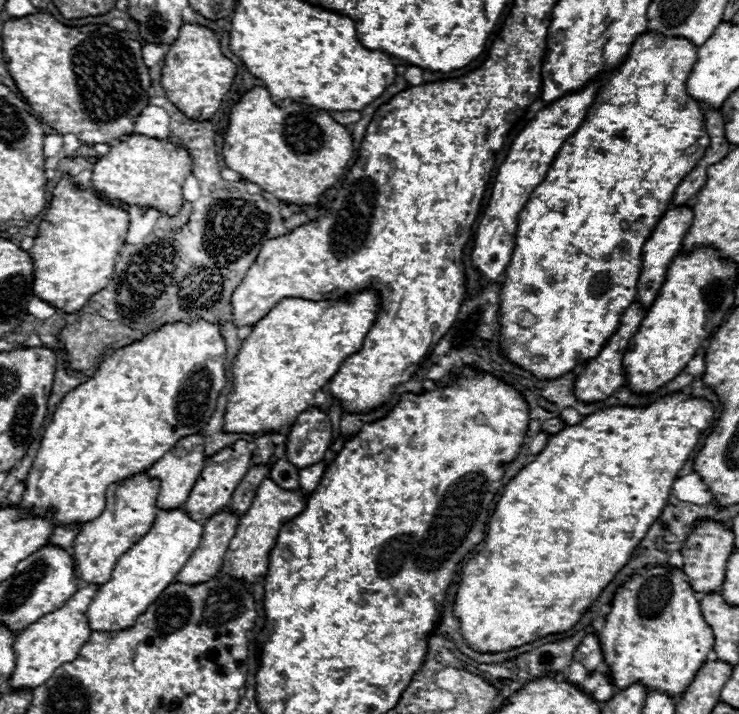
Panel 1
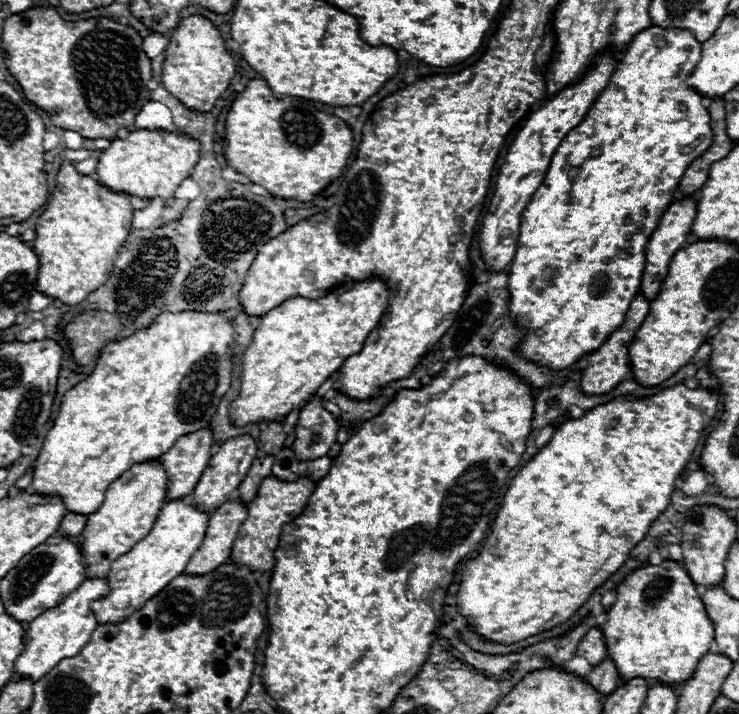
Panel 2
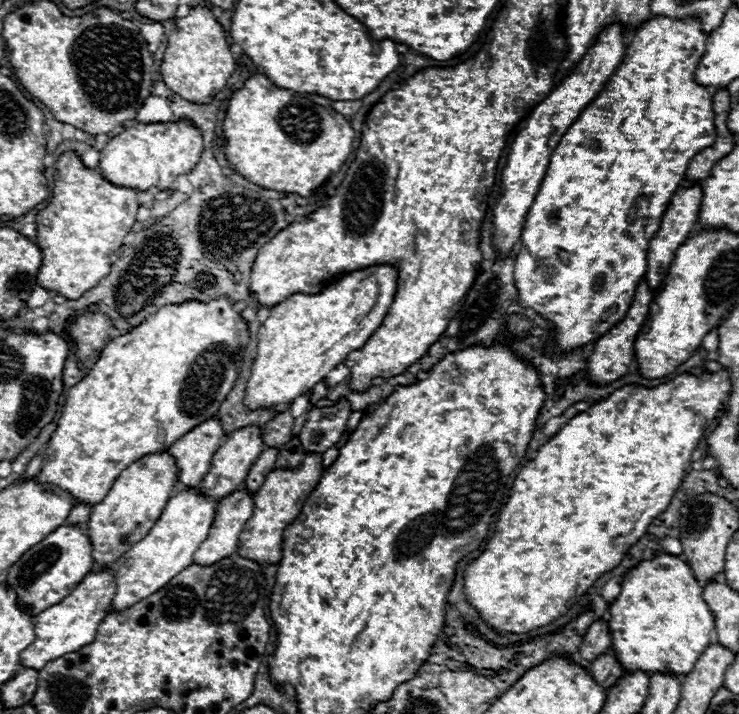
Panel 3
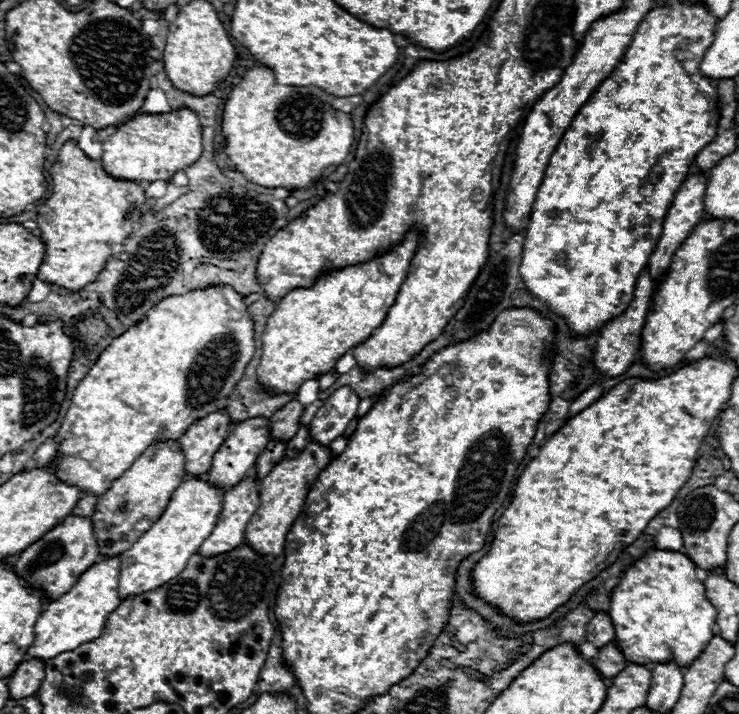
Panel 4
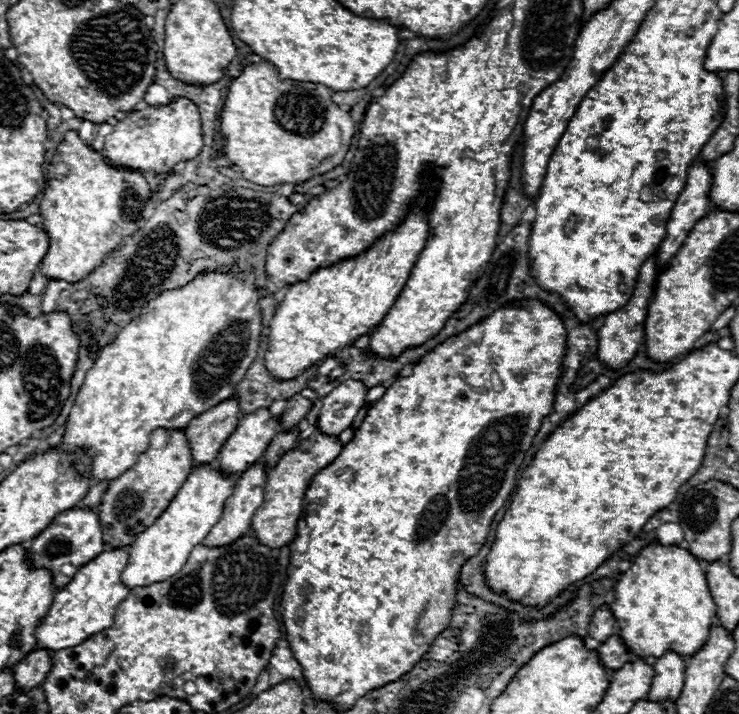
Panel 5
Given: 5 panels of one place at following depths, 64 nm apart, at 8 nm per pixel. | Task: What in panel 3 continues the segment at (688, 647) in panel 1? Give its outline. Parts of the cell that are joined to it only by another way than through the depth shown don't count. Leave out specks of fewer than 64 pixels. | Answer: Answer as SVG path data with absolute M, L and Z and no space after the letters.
M658 554L654 560L642 560L634 570L630 570L622 584L618 598L610 604L608 628L612 634L612 652L622 664L624 672L646 672L646 674L676 674L686 676L700 654L710 646L714 632L714 616L702 600L702 586L694 578L692 570L678 556Z

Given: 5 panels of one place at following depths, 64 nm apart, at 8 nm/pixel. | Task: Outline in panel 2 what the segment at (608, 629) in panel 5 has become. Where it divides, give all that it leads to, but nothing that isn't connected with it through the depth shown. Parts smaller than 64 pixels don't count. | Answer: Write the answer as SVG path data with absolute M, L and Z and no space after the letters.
M592 628L592 630L580 640L580 646L578 646L576 656L586 658L586 660L590 662L590 666L598 666L598 662L602 662L602 660L608 656L600 628Z

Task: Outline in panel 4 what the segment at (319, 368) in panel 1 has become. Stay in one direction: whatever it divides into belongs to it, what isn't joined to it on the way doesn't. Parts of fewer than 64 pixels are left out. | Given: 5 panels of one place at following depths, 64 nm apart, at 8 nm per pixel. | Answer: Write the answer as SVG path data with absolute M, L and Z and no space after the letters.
M408 232L394 252L358 266L322 274L312 288L288 292L276 304L262 332L262 356L256 376L266 392L296 394L306 380L330 372L340 356L362 344L384 322L386 312L394 304L416 246L416 234Z

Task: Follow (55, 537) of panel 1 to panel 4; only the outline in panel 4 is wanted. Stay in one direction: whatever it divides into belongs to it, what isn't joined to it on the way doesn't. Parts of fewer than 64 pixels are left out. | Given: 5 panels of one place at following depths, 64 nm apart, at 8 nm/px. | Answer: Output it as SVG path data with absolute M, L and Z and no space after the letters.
M82 498L82 500L78 500L78 504L72 510L72 514L76 514L76 516L90 516L90 514L94 514L94 504L96 502L98 502L98 498Z

